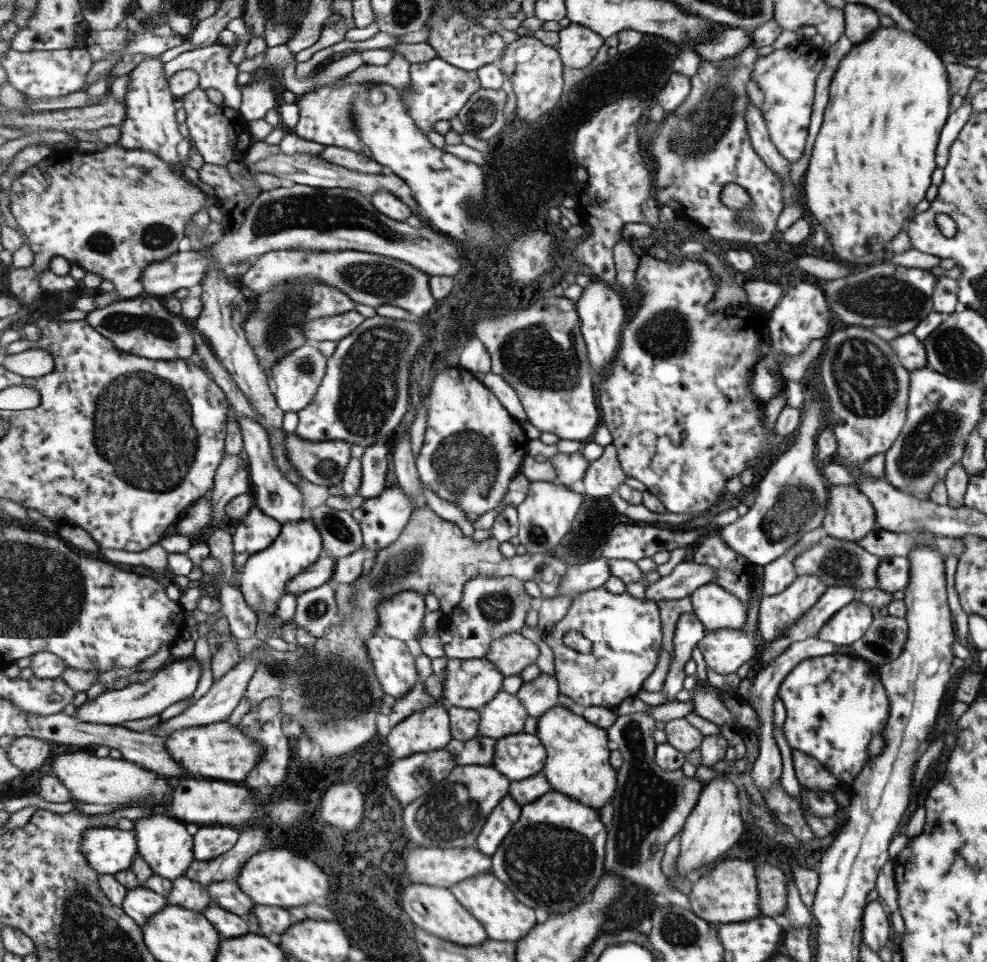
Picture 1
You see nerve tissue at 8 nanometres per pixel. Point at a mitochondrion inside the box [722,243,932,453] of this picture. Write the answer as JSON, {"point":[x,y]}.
{"point":[866,382]}

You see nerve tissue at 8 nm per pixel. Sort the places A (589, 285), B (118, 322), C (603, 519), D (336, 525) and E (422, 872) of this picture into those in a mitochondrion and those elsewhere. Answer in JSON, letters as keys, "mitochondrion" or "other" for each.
{"A":"other","B":"mitochondrion","C":"other","D":"mitochondrion","E":"other"}

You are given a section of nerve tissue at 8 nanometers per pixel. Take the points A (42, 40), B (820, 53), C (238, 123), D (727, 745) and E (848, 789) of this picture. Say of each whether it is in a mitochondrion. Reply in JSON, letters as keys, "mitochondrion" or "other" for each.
{"A":"other","B":"other","C":"other","D":"other","E":"other"}

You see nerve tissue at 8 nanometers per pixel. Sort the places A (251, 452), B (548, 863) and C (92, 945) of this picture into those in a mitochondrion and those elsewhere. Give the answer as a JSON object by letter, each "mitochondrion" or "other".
{"A":"other","B":"mitochondrion","C":"mitochondrion"}

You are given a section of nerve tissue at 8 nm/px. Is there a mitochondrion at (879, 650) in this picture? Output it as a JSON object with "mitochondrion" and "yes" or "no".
{"mitochondrion":"yes"}

